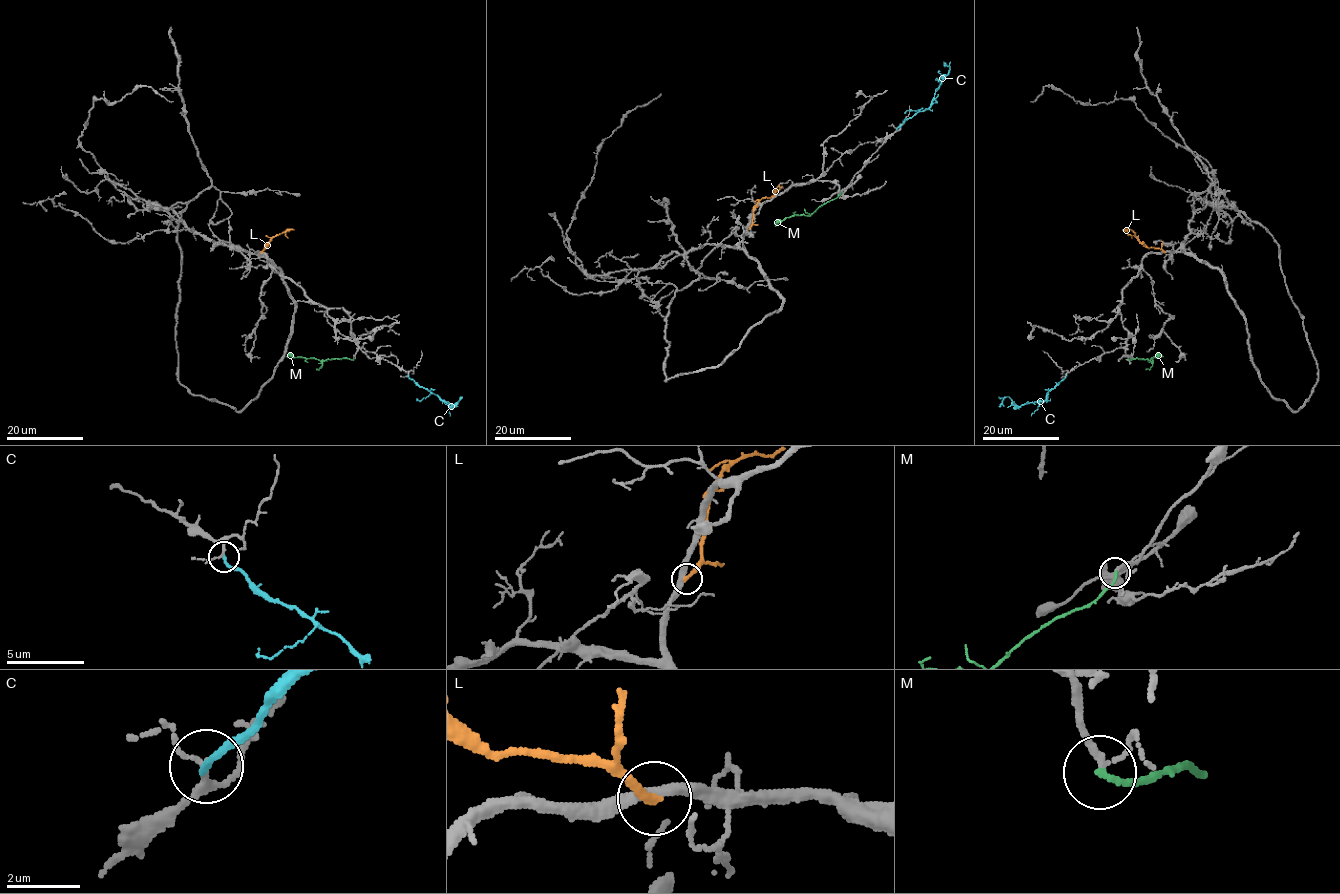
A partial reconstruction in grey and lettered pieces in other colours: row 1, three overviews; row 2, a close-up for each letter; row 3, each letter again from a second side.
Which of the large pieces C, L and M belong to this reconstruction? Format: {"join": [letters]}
{"join": ["M"]}

